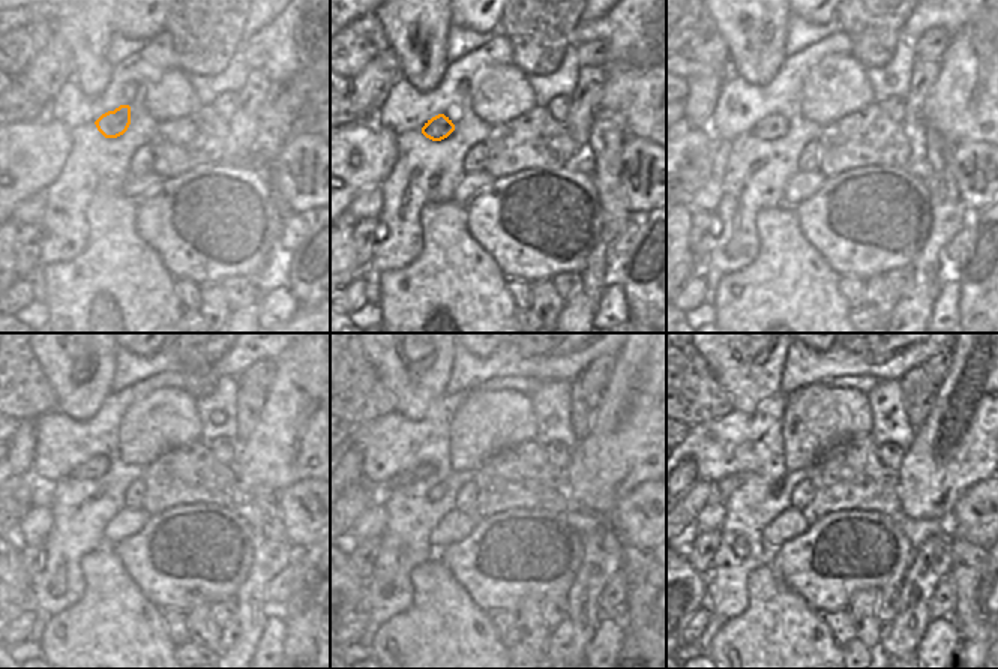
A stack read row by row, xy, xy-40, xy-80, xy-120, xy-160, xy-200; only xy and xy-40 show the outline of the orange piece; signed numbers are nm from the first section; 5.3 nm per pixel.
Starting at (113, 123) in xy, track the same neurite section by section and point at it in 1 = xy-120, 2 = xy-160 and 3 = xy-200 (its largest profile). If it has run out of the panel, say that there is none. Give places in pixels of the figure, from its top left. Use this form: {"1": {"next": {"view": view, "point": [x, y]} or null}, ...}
{"1": {"next": {"view": "xy-120", "point": [96, 467]}}, "2": {"next": {"view": "xy-160", "point": [425, 470]}}, "3": {"next": {"view": "xy-200", "point": [719, 491]}}}

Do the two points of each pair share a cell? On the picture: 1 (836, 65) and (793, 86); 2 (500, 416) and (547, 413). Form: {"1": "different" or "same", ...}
{"1": "different", "2": "different"}

